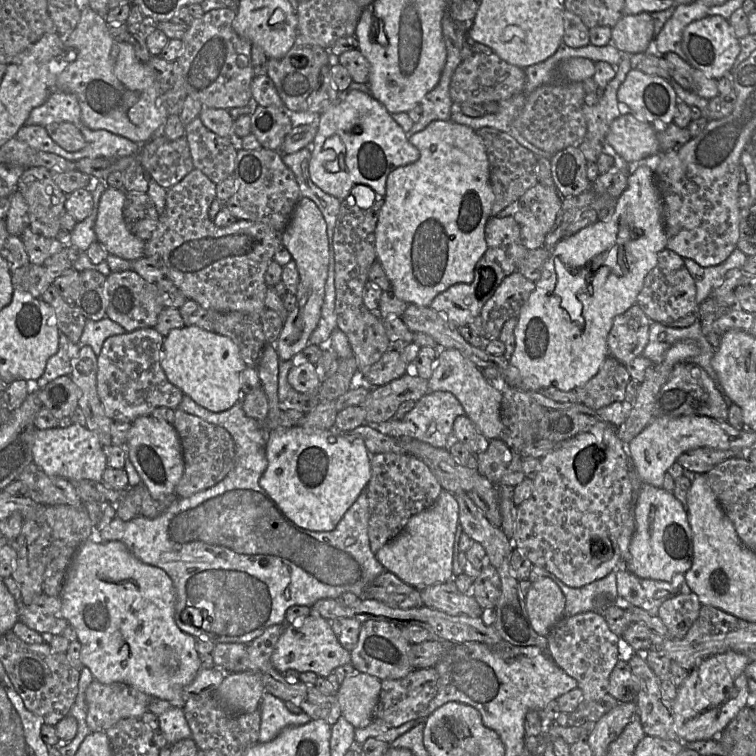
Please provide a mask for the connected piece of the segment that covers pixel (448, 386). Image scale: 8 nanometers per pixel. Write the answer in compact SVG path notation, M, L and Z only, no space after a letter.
M448 348L440 353L428 379L428 391L452 393L464 408L465 415L488 440L499 439L502 431L500 420L502 395L486 380L482 370L473 361L465 358L459 350Z

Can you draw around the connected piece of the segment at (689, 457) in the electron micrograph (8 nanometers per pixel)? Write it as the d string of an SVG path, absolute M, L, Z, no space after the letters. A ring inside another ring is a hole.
M695 448L682 453L676 460L685 471L695 474L706 474L715 465L728 458L745 456L749 451L718 450L712 448Z

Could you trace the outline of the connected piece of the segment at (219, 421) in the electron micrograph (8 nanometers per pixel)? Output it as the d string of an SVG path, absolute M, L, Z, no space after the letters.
M184 395L179 409L186 413L202 418L208 423L225 428L232 436L235 443L234 466L227 476L216 485L196 492L191 496L178 498L167 510L155 518L137 516L136 518L123 521L115 517L109 524L96 526L99 530L102 542L121 541L126 545L130 552L142 562L156 566L164 570L171 578L176 590L175 622L185 633L195 637L211 640L217 643L244 643L250 644L255 638L260 636L268 627L276 624L286 623L285 614L288 608L294 605L313 606L320 599L337 599L344 593L353 593L360 599L365 598L367 587L383 572L385 568L377 560L376 555L370 549L368 536L369 522L369 501L366 488L360 493L353 505L344 514L337 526L332 531L316 532L297 526L288 519L272 501L267 492L260 485L260 478L267 468L266 458L267 429L261 421L248 417L243 410L242 396L230 409L223 412L212 412L197 404L190 396Z

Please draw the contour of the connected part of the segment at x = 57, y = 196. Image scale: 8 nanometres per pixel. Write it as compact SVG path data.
M32 167L20 176L17 189L28 206L28 226L46 238L60 238L60 220L66 212L67 195L56 185L50 170Z

